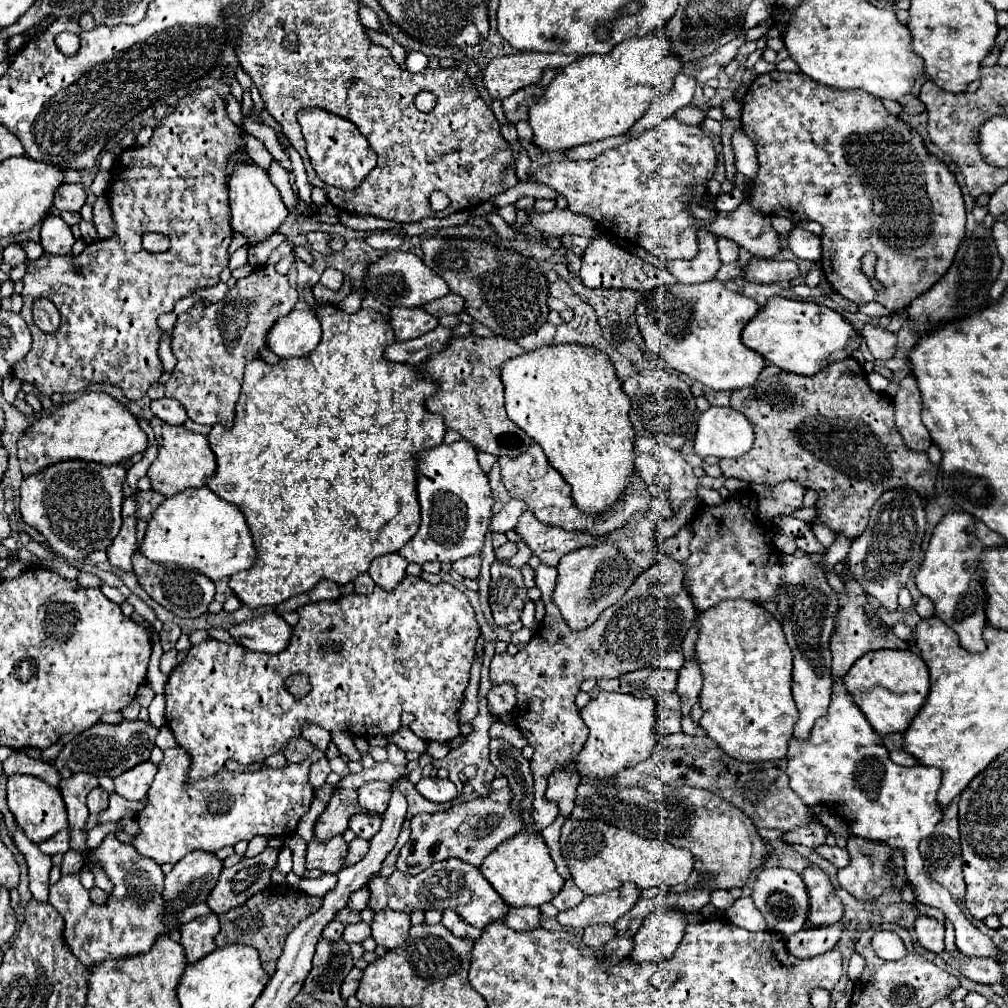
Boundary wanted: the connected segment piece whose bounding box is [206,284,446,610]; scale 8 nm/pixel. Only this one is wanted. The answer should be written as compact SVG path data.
M311 284L305 286L304 299L310 306L316 306L316 314L322 322L322 340L316 346L316 350L304 358L288 358L288 360L278 362L274 366L268 366L262 358L250 362L246 366L246 372L244 372L244 384L242 384L242 394L240 394L238 406L236 406L234 426L228 430L228 428L216 424L208 434L208 444L216 456L216 472L214 472L214 476L210 476L206 480L206 486L214 494L224 498L226 502L234 504L244 514L246 524L248 524L250 534L252 534L252 540L254 540L254 546L256 546L254 566L250 570L236 572L234 576L228 578L228 586L234 592L234 596L252 610L266 606L266 604L276 606L292 596L304 594L304 592L312 590L320 580L330 580L338 586L344 586L348 582L354 582L358 578L358 574L368 572L374 558L400 552L400 548L404 548L404 544L414 536L414 532L418 530L418 524L420 524L420 506L418 506L416 470L414 470L416 456L418 456L418 452L422 452L426 448L440 446L444 440L444 434L446 434L444 418L438 414L430 414L424 408L424 398L434 394L434 390L438 386L432 380L420 380L418 370L414 366L392 364L392 362L386 362L382 358L384 348L394 342L392 328L390 328L388 320L384 320L380 314L376 314L374 310L368 310L368 308L366 310L362 308L356 314L346 314L338 306L332 306L332 304L318 306L314 300Z

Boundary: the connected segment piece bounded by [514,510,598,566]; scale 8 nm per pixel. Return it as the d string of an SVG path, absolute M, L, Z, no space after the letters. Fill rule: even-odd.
M526 510L520 516L514 530L528 544L532 554L538 556L542 564L548 564L548 566L556 566L566 552L572 552L580 546L594 544L598 540L584 532L564 532L560 528L546 526L542 522L538 522L530 510Z

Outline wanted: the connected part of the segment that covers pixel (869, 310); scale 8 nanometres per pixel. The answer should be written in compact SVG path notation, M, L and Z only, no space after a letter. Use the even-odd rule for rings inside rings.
M872 302L872 304L866 304L866 306L860 306L860 310L864 312L864 314L868 314L868 316L892 316L894 312L888 312L884 306L880 306L880 304L876 304L876 302Z

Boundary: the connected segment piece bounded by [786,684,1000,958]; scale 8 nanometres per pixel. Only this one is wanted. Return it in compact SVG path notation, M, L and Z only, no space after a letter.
M836 684L832 704L816 726L812 736L800 744L792 738L788 748L788 778L790 788L804 800L804 804L824 804L828 810L844 818L854 832L864 840L874 840L900 850L906 860L906 876L914 898L922 904L940 908L956 928L956 946L968 956L996 956L998 946L980 930L968 922L954 898L936 880L926 876L924 862L918 850L922 838L930 836L938 820L942 820L942 808L936 802L942 772L926 766L898 766L888 758L888 750L882 738L872 730L860 708L852 702L844 684Z

